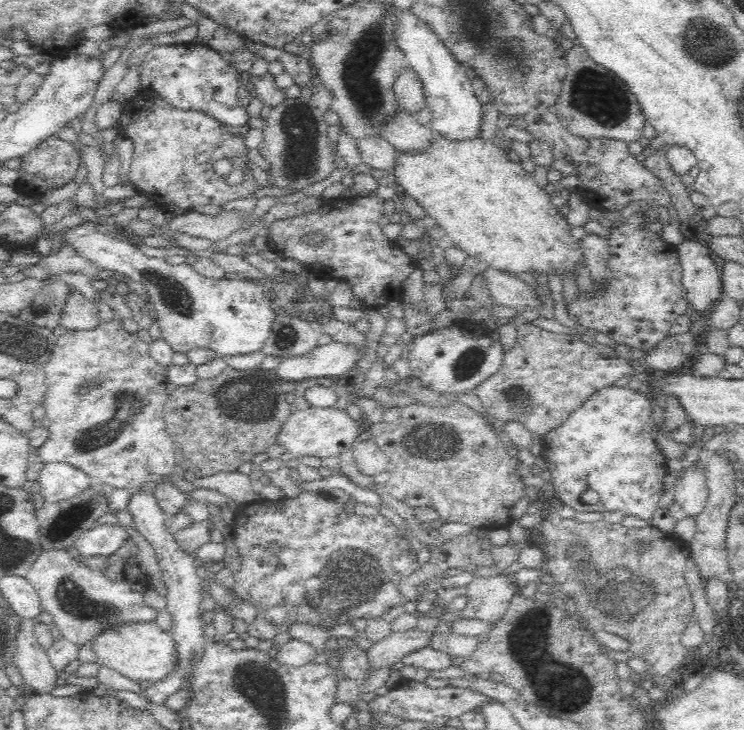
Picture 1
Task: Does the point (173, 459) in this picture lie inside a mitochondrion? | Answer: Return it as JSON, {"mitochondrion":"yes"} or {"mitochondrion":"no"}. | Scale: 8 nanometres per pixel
{"mitochondrion":"no"}

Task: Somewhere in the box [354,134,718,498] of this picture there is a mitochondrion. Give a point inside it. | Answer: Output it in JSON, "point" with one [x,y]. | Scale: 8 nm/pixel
{"point":[436,440]}

